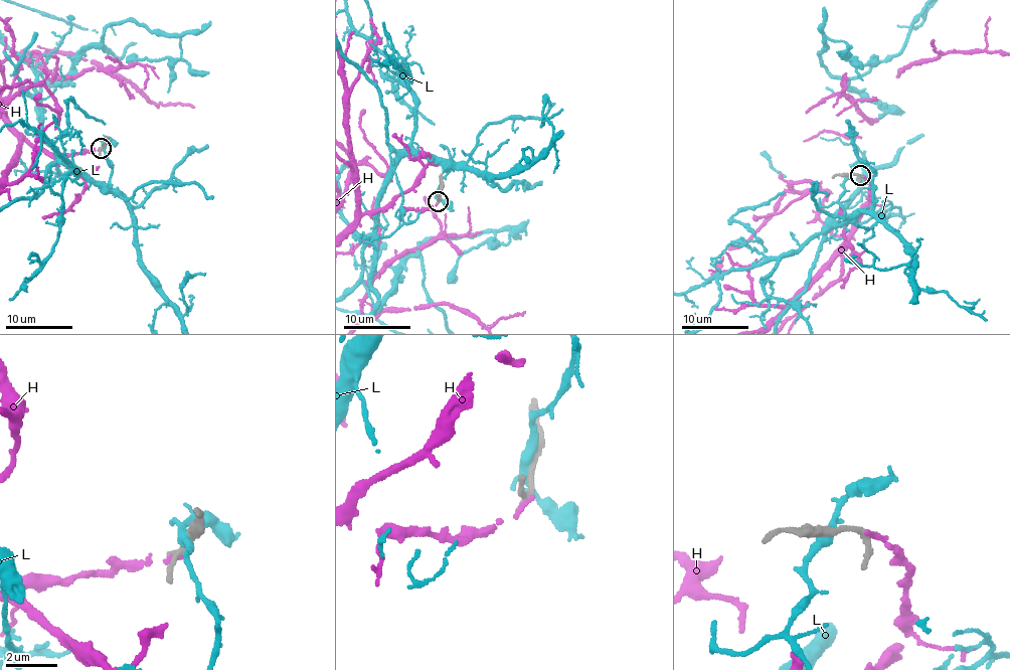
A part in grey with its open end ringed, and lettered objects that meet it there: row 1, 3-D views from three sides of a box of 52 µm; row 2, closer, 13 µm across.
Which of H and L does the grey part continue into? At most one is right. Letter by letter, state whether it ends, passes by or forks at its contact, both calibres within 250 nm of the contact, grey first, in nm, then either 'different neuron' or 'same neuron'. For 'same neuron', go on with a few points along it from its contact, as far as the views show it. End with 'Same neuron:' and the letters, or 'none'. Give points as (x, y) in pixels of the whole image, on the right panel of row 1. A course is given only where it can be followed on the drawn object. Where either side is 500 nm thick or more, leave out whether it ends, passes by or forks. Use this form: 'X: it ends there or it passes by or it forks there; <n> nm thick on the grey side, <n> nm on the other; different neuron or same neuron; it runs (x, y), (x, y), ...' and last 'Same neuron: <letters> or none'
H: it ends there; 240 nm thick on the grey side, 200 nm on the other; same neuron
L: it forks there; 320 nm thick on the grey side, 280 nm on the other; different neuron
Same neuron: H

